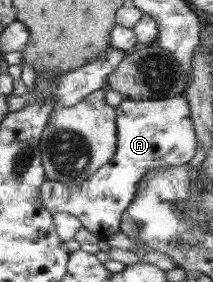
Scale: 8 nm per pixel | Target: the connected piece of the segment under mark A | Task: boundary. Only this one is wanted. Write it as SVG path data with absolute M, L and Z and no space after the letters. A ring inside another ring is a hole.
M185 95L165 99L135 100L124 98L115 107L117 143L113 158L90 178L75 185L45 180L40 187L40 200L45 211L65 212L79 218L82 226L106 240L120 229L123 212L137 193L137 183L159 167L188 164L195 155L197 135Z

